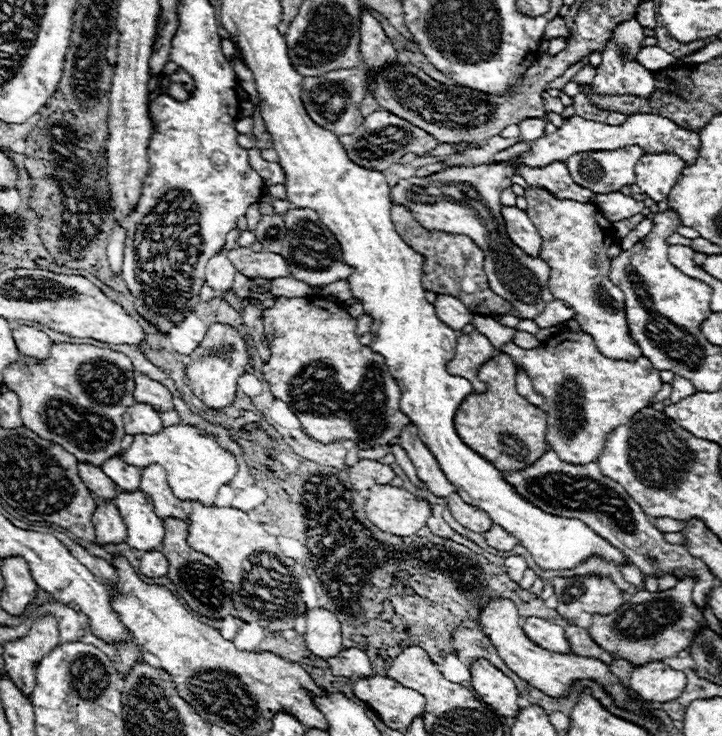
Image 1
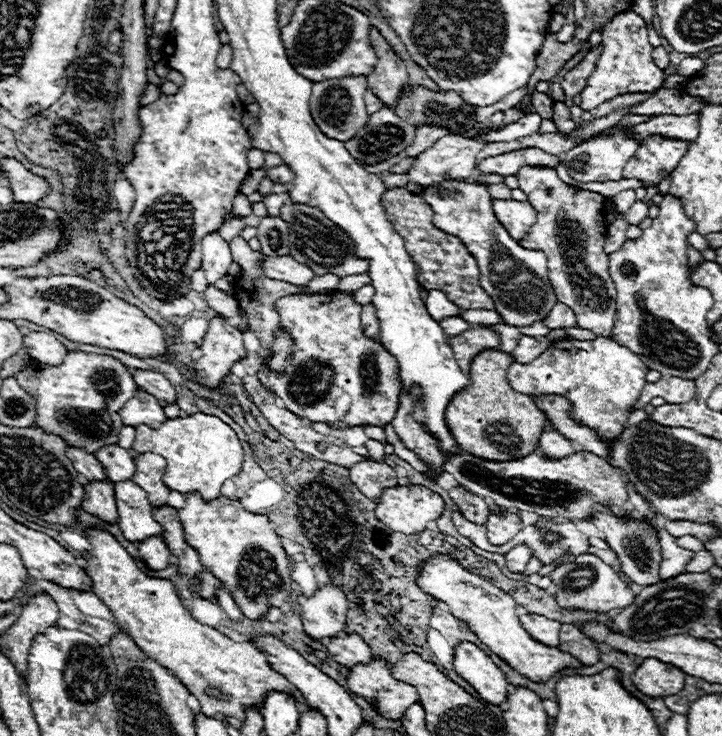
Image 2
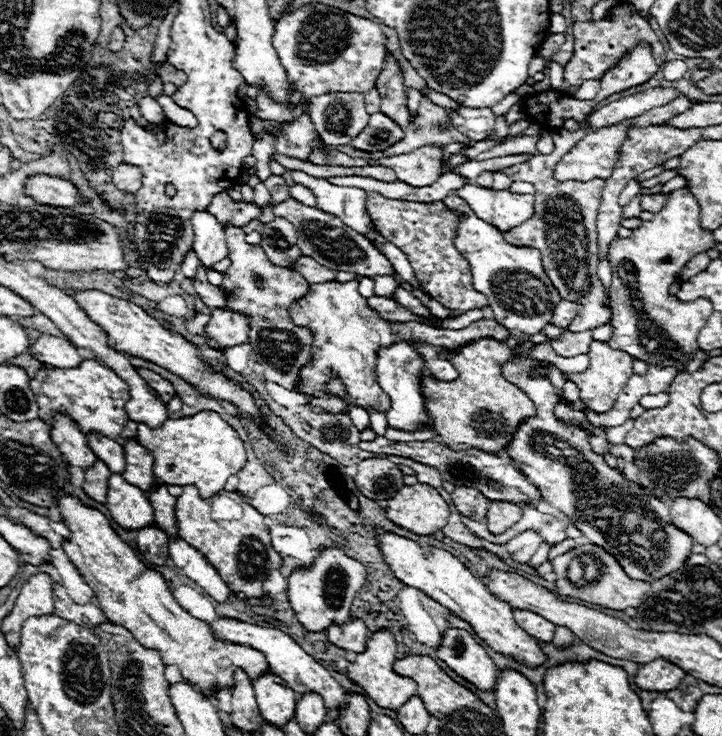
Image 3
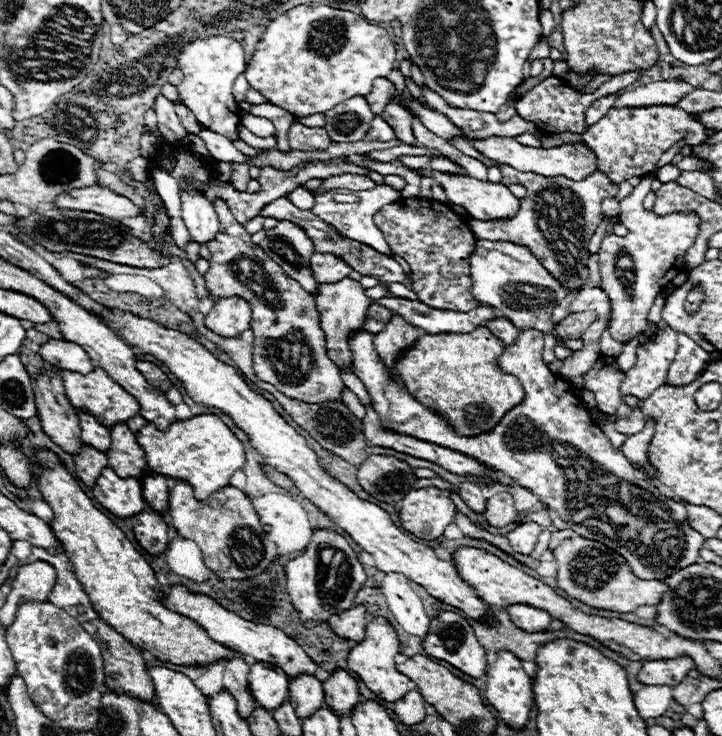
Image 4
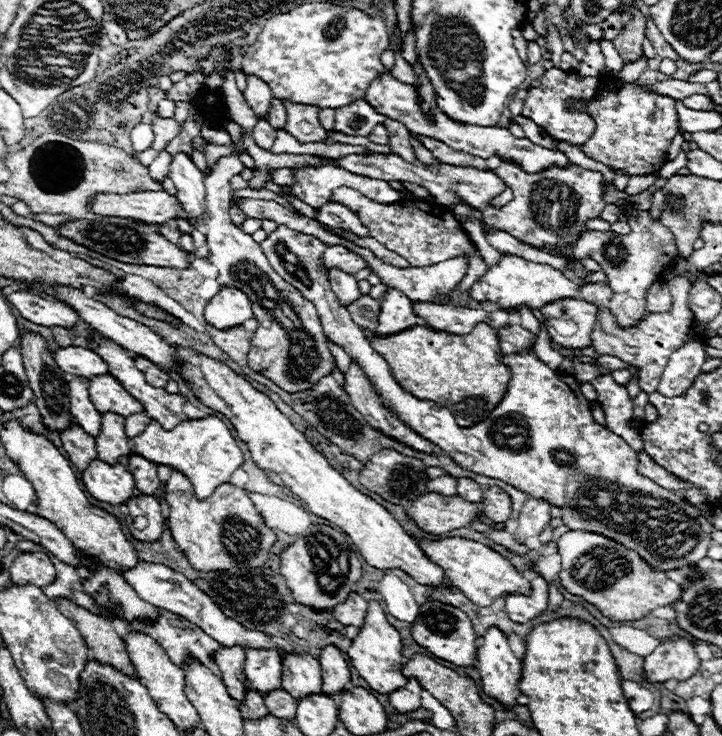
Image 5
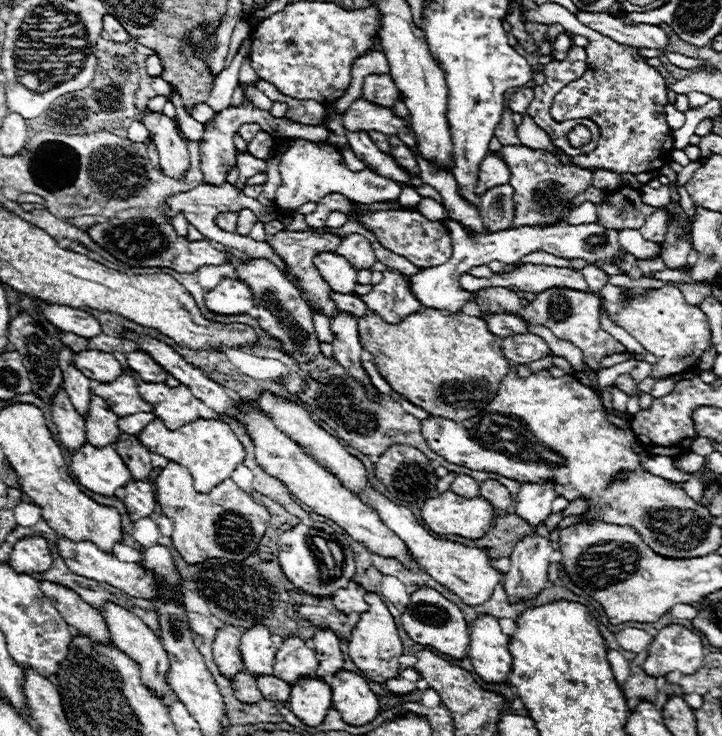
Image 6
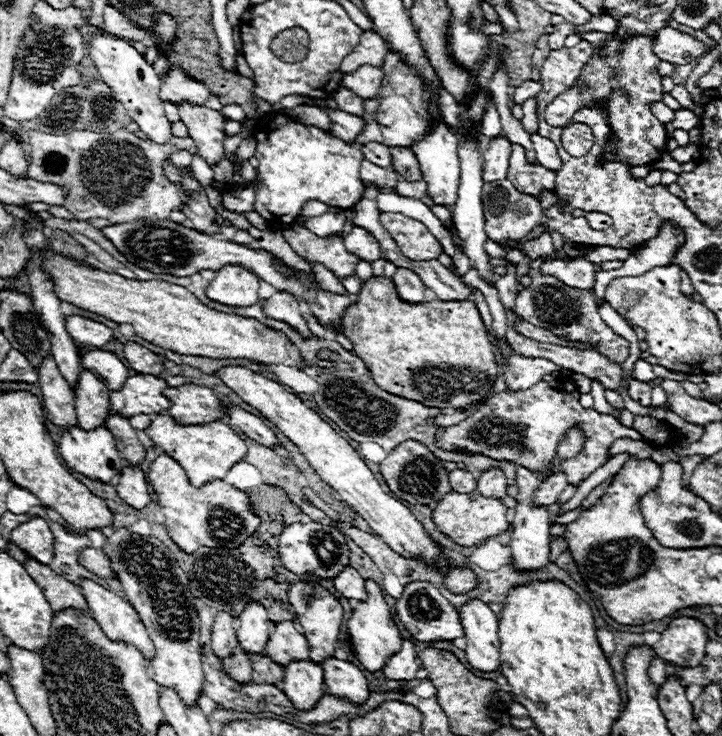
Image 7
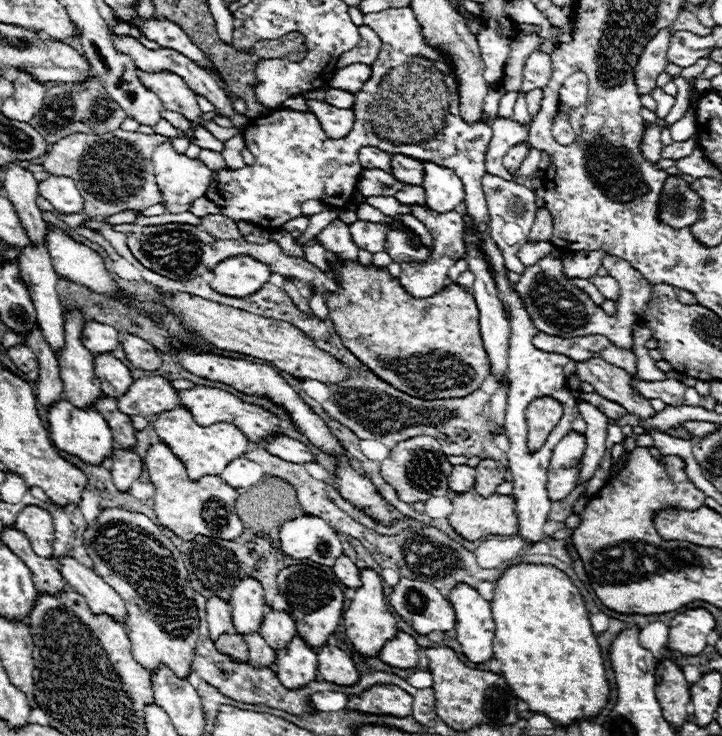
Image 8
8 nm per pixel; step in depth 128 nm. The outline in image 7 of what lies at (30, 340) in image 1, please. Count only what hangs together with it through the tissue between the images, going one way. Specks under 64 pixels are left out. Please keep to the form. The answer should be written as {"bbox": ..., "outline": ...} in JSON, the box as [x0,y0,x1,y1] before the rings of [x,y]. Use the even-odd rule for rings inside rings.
{"bbox":[82,350,128,391],"outline":[[[106,350],[86,352],[82,356],[82,366],[92,370],[110,391],[120,390],[128,378],[128,368],[118,360],[116,354]]]}

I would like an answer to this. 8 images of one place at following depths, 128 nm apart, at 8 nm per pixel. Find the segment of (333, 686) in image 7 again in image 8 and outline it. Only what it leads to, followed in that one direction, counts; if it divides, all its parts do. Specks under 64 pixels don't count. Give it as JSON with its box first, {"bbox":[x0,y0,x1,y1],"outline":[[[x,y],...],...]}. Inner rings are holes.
{"bbox":[318,642,358,686],"outline":[[[326,642],[318,648],[318,674],[322,680],[340,686],[352,686],[358,682],[358,670],[354,668],[354,662],[334,642]]]}

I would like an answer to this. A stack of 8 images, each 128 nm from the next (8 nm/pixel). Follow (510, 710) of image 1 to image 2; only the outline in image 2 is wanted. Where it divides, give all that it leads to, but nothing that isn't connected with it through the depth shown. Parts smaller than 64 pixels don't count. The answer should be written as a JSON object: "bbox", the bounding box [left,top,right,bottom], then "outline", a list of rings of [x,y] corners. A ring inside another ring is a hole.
{"bbox":[454,642,508,704],"outline":[[[458,642],[454,648],[454,670],[490,704],[502,704],[508,682],[492,658],[472,642]]]}

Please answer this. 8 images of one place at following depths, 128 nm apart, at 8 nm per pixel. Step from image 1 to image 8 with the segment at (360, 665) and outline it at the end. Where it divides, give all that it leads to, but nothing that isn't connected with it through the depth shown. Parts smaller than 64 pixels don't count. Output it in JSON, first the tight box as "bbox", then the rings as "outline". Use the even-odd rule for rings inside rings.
{"bbox":[334,556,360,588],"outline":[[[340,556],[336,560],[334,574],[348,588],[358,588],[360,586],[360,570],[356,568],[356,564],[348,556]]]}

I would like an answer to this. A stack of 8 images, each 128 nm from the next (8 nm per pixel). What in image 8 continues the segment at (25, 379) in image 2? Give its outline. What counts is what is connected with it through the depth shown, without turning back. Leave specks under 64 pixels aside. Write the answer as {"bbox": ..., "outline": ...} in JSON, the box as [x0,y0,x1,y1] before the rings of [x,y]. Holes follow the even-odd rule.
{"bbox":[118,376,180,416],"outline":[[[144,376],[134,380],[128,392],[118,398],[118,410],[128,416],[150,416],[162,414],[170,408],[178,408],[180,396],[170,380],[162,376]]]}

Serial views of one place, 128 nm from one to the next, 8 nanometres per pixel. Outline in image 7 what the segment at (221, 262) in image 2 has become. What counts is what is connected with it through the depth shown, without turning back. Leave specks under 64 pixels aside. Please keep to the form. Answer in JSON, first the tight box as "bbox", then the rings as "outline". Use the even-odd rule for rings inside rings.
{"bbox":[86,32,172,144],"outline":[[[108,32],[90,34],[86,46],[90,60],[96,64],[98,76],[106,82],[108,88],[112,88],[114,98],[120,104],[124,104],[128,116],[140,126],[140,130],[158,144],[170,140],[172,132],[170,132],[170,122],[164,116],[164,102],[160,100],[160,80],[154,68],[144,60],[144,56],[138,54],[126,40],[112,36]]]}

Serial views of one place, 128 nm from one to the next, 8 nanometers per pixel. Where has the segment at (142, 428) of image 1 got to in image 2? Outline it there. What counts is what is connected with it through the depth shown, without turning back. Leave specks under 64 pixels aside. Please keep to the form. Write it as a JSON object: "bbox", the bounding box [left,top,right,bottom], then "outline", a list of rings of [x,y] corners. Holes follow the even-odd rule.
{"bbox":[122,390,166,428],"outline":[[[136,390],[136,396],[130,398],[122,406],[122,420],[126,426],[148,424],[150,428],[160,428],[166,416],[164,416],[162,406],[158,404],[158,400],[152,394],[144,390]]]}

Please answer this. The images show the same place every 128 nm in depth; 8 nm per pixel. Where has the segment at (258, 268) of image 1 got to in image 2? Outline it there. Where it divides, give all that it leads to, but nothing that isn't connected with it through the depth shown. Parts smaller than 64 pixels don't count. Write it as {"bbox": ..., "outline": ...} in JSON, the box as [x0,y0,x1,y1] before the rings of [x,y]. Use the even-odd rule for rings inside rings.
{"bbox":[264,256,316,286],"outline":[[[266,256],[264,270],[270,278],[278,278],[278,280],[286,280],[290,284],[302,284],[302,286],[306,286],[316,276],[310,266],[296,262],[292,256],[276,256],[276,258]]]}

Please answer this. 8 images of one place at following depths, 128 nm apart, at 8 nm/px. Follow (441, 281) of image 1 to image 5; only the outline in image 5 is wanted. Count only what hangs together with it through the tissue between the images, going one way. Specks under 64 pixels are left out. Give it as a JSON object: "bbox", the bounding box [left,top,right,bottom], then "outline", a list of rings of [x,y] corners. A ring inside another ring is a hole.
{"bbox":[330,188,488,307],"outline":[[[336,188],[330,196],[330,202],[340,202],[340,204],[348,206],[350,210],[354,210],[358,214],[360,222],[370,232],[370,236],[376,238],[380,244],[384,244],[388,250],[406,258],[410,262],[410,266],[432,266],[432,264],[444,262],[454,256],[462,256],[466,252],[470,256],[470,268],[467,268],[465,277],[457,289],[446,298],[446,302],[462,307],[469,306],[471,301],[469,292],[472,284],[488,268],[482,262],[482,258],[474,254],[472,242],[466,238],[466,232],[462,230],[458,220],[454,220],[454,216],[450,216],[450,212],[446,212],[446,206],[430,204],[430,202],[416,202],[416,200],[400,200],[398,204],[378,204],[352,188]]]}

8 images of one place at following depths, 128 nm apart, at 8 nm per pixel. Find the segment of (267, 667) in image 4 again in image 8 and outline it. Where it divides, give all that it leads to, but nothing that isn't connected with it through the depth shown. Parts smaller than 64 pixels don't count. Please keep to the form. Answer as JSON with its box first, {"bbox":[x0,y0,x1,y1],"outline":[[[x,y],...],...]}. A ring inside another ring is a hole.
{"bbox":[232,576,264,634],"outline":[[[244,576],[232,588],[232,624],[238,634],[258,632],[262,616],[264,616],[264,590],[258,580],[252,576]]]}

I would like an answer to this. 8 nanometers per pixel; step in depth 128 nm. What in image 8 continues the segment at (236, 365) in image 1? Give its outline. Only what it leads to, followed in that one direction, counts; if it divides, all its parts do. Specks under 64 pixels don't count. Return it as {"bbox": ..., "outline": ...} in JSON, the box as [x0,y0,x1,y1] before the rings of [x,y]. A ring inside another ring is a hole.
{"bbox":[210,256,272,296],"outline":[[[232,256],[232,258],[222,260],[220,264],[216,264],[212,272],[214,272],[216,278],[210,282],[210,286],[216,292],[222,292],[226,296],[250,296],[258,288],[262,288],[262,284],[266,284],[272,276],[272,270],[266,264],[254,260],[252,256]]]}

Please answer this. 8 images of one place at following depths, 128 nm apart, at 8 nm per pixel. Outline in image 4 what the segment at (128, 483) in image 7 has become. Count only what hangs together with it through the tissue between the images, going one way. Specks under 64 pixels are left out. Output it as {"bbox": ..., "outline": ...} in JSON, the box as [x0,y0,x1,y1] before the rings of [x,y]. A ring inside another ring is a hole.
{"bbox":[130,508,168,554],"outline":[[[144,508],[140,514],[130,518],[132,522],[132,532],[138,540],[138,544],[150,552],[150,554],[160,554],[168,546],[168,524],[158,516],[156,510]]]}

